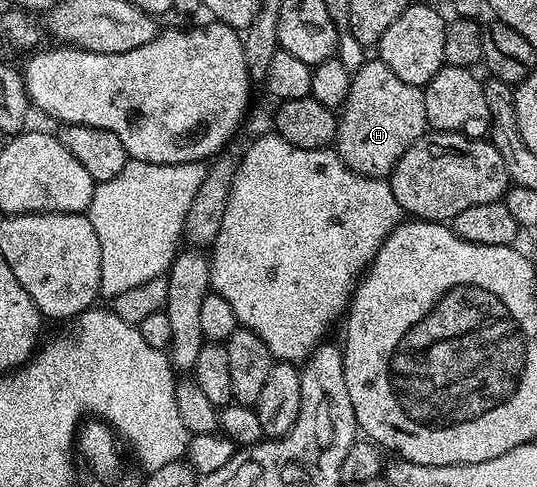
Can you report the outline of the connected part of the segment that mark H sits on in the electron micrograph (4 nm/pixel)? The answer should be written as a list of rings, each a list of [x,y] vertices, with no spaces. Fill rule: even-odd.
[[[368,59],[353,70],[336,138],[336,152],[348,168],[365,177],[389,178],[404,151],[427,129],[424,92],[419,86],[404,83],[380,59]]]

